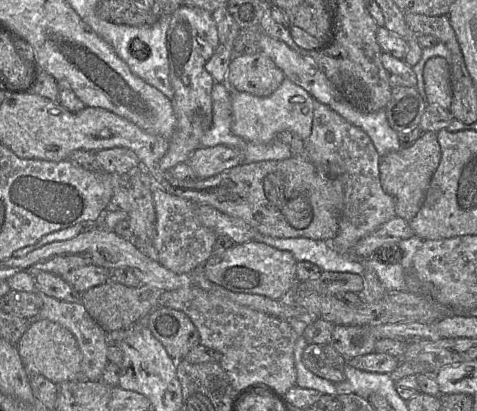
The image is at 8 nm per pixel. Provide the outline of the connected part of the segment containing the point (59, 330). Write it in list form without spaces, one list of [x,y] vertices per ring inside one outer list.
[[[34,319],[16,347],[28,374],[42,375],[55,384],[81,381],[82,354],[73,334],[60,324]]]

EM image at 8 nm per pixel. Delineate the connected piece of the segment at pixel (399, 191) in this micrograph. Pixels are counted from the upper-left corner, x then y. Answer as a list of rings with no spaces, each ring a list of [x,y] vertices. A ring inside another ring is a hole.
[[[423,132],[409,147],[387,153],[380,157],[380,183],[394,200],[394,211],[397,217],[409,222],[421,208],[427,188],[441,160],[441,150],[436,132]]]

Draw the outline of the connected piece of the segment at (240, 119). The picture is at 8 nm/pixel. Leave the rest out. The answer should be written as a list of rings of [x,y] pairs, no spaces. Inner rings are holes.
[[[284,78],[281,85],[269,96],[257,97],[230,87],[232,103],[231,131],[244,140],[257,144],[268,144],[278,133],[288,130],[306,140],[312,128],[314,98],[302,87]]]

